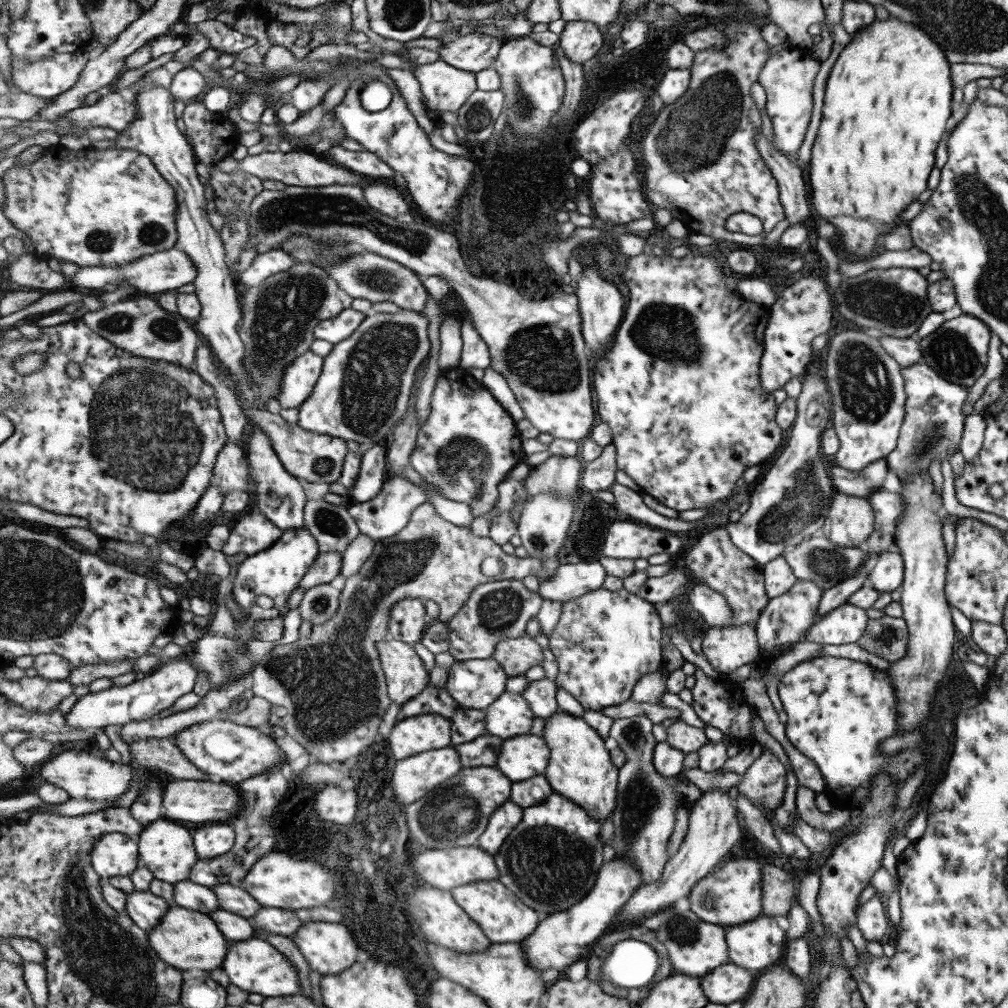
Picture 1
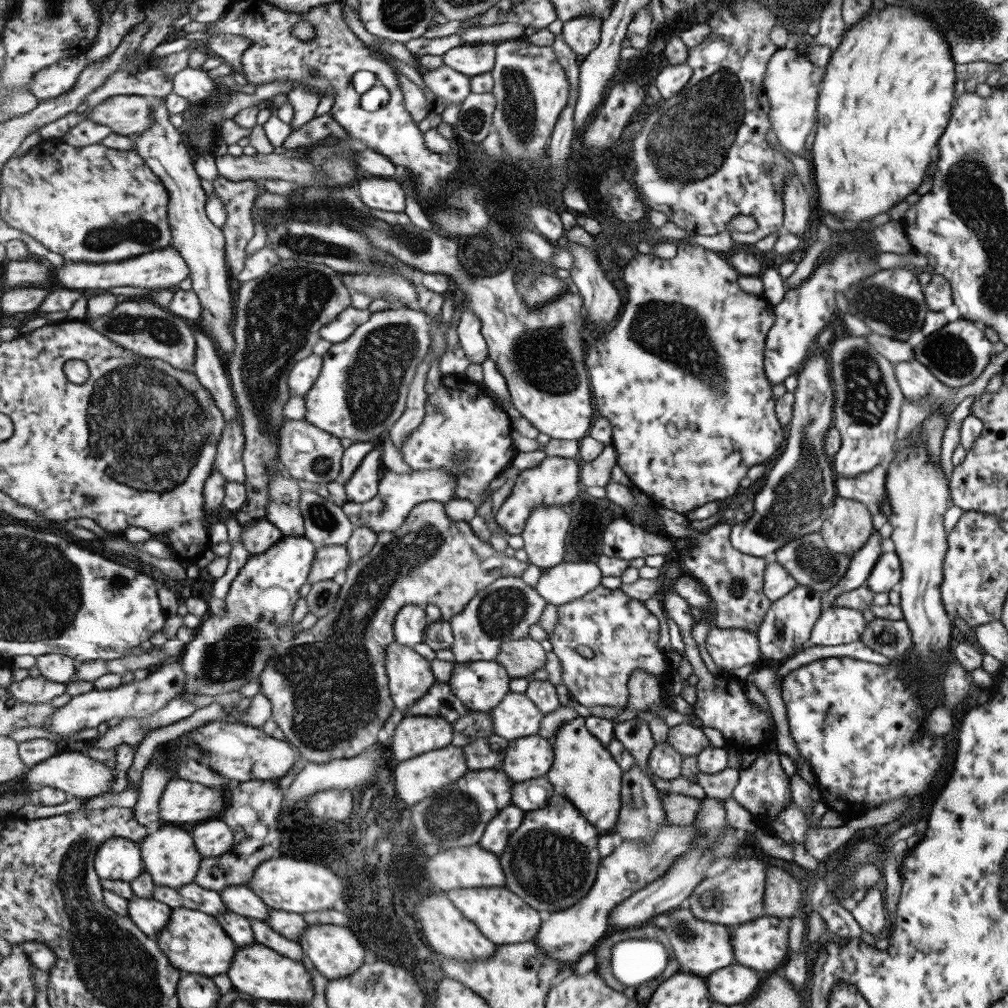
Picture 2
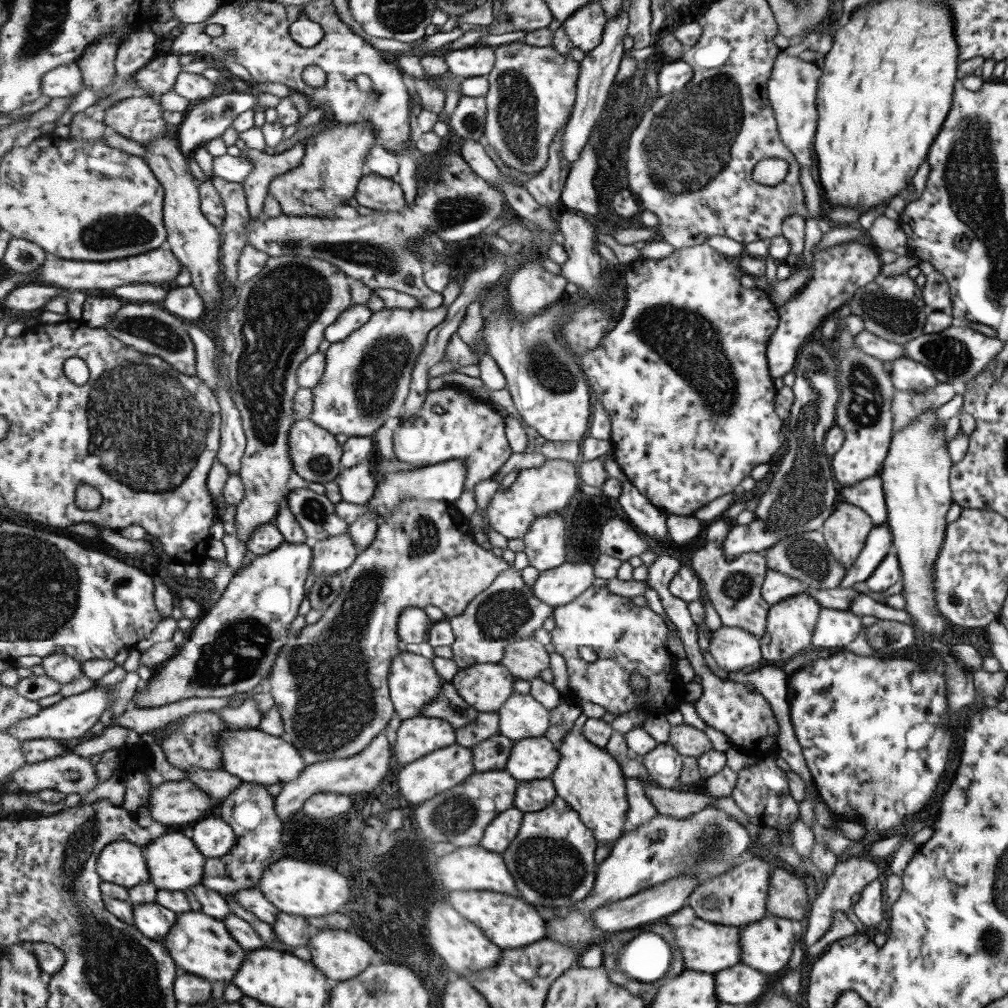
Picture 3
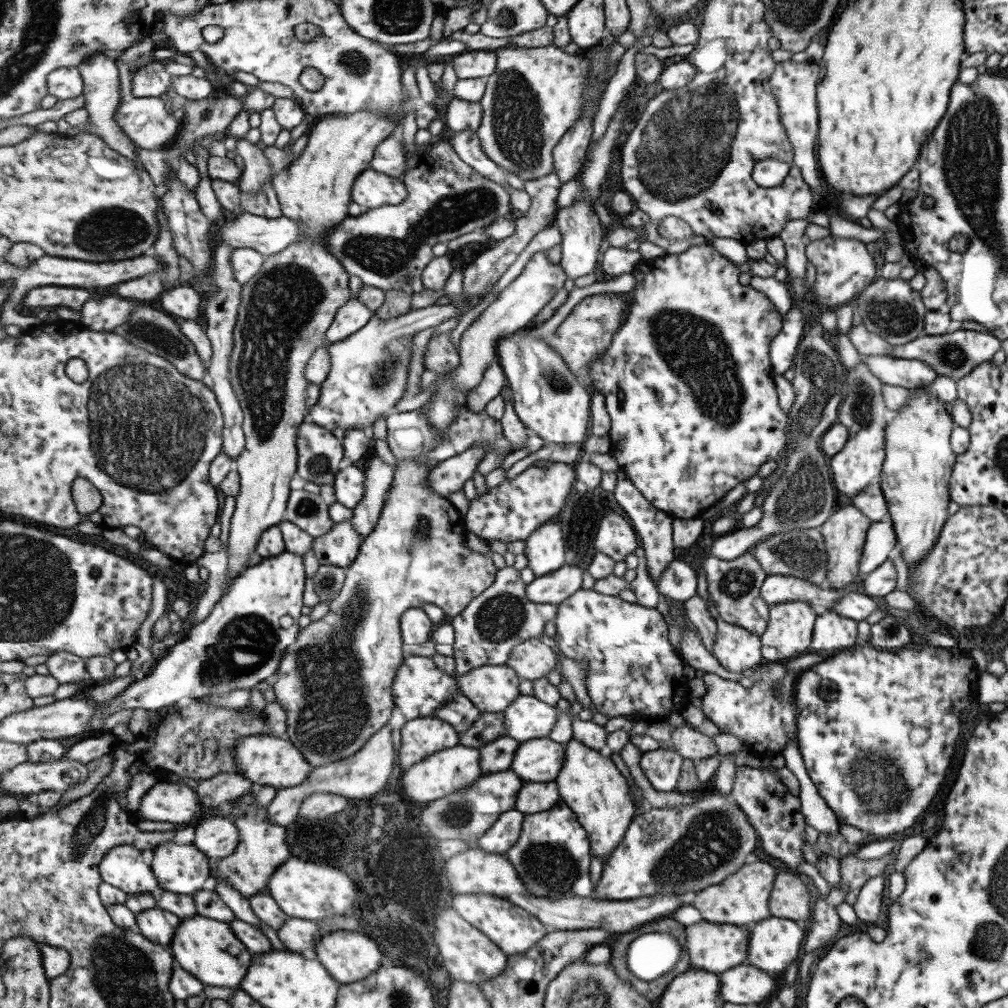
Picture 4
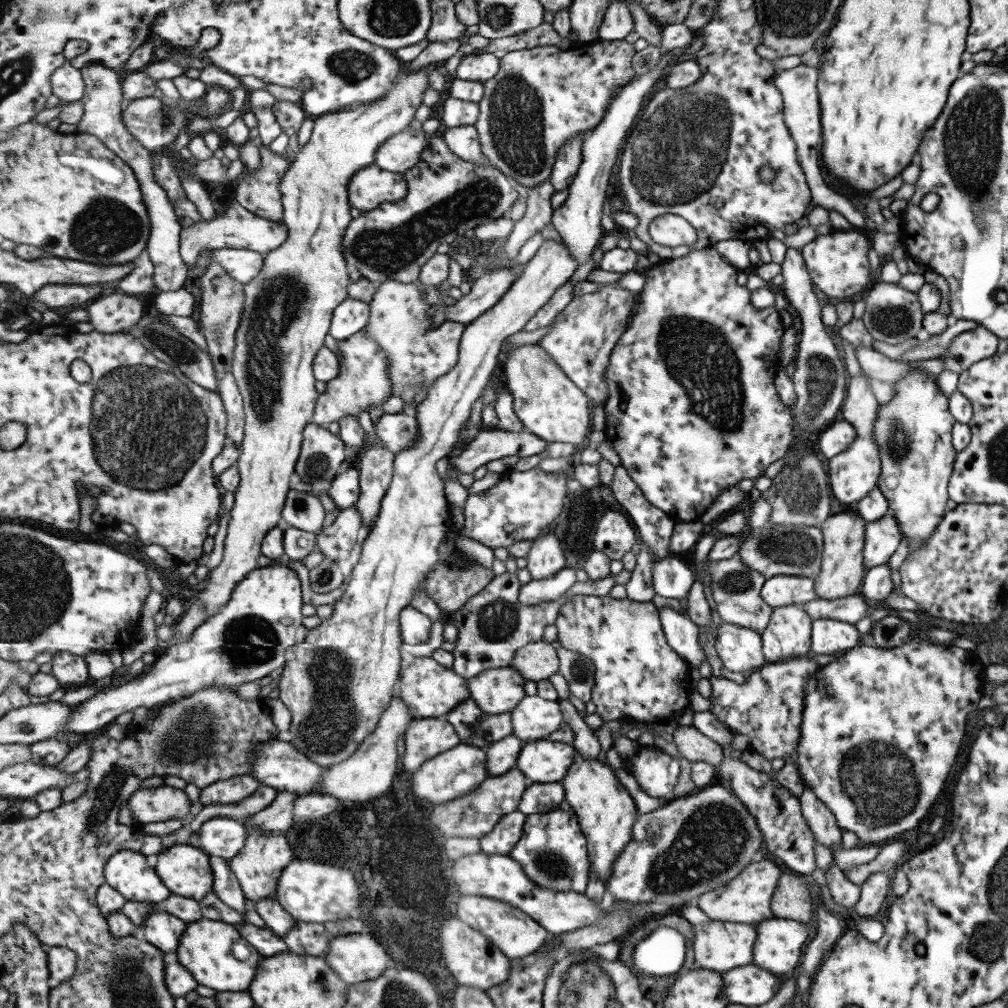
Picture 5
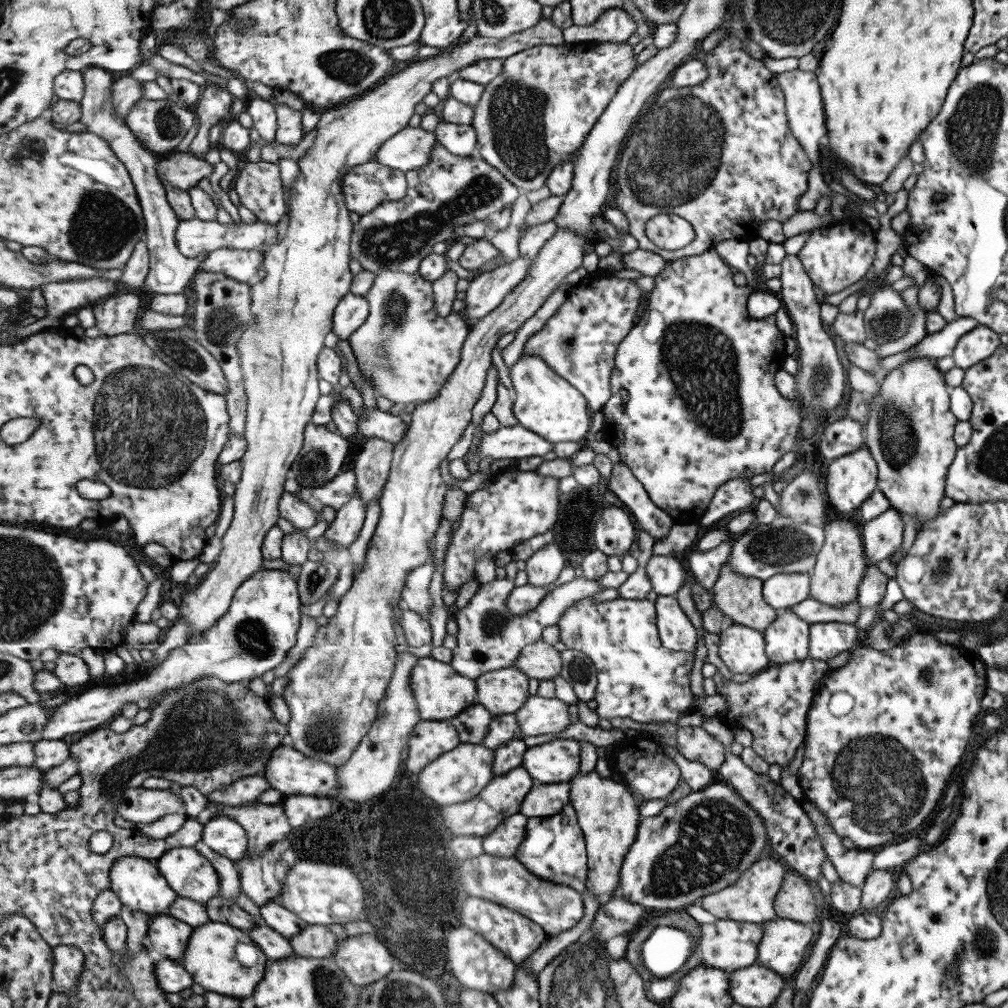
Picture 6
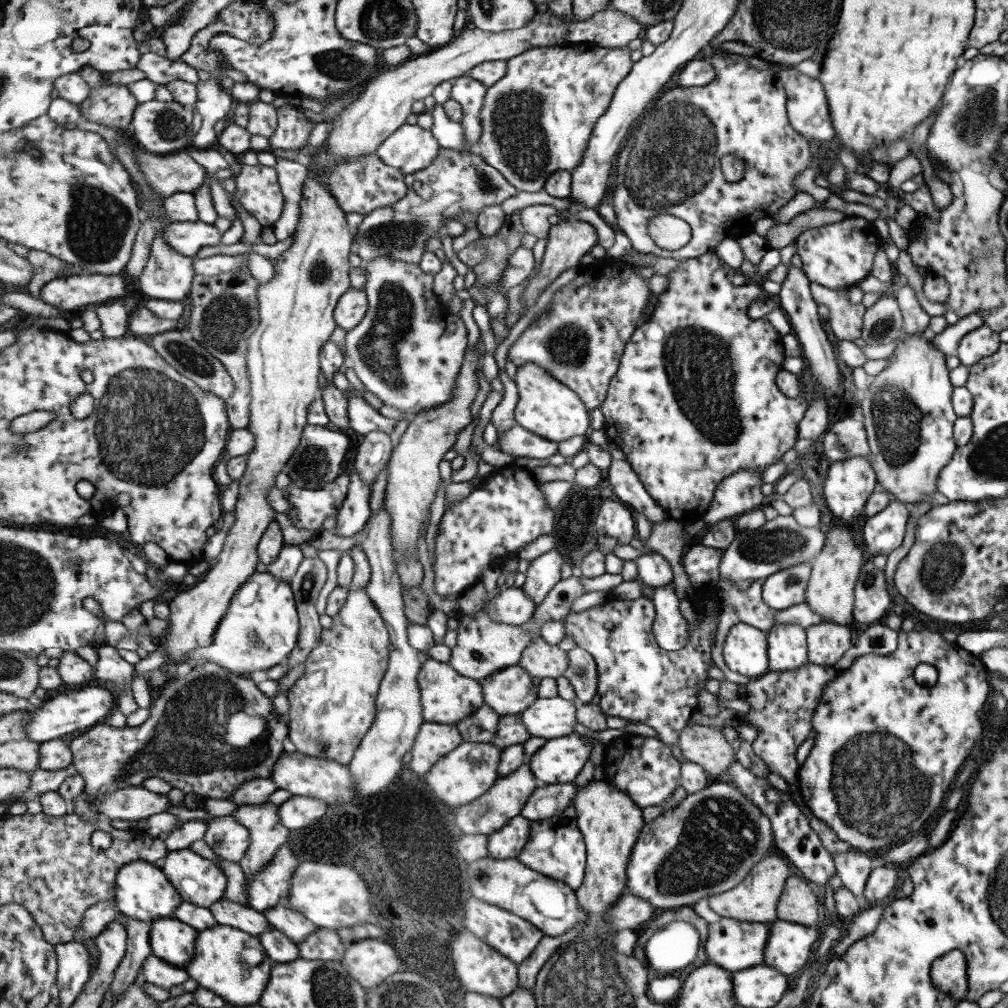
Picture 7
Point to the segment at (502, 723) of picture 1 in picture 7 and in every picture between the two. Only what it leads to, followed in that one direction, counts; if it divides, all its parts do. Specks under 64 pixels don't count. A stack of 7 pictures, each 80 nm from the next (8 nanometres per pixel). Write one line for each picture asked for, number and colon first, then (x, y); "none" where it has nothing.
2: (517, 716)
3: (522, 716)
4: (528, 717)
5: (535, 717)
6: (539, 715)
7: (549, 718)

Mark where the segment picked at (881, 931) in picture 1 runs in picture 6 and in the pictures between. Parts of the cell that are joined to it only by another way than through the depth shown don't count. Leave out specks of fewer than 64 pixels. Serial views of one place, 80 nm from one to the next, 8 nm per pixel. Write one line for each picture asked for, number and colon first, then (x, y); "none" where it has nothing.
2: (868, 914)
3: (868, 909)
4: (868, 903)
5: (872, 893)
6: (876, 887)

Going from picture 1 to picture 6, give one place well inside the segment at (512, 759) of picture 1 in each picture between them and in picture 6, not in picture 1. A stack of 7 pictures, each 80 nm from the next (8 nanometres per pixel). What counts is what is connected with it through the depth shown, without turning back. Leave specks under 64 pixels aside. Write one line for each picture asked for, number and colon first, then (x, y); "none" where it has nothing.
2: (530, 757)
3: (537, 757)
4: (540, 760)
5: (543, 761)
6: (557, 761)

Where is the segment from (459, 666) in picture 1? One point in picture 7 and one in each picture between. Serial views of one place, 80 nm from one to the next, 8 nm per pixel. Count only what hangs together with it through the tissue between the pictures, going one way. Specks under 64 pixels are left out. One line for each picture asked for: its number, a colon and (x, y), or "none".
2: (481, 685)
3: (487, 686)
4: (492, 688)
5: (498, 690)
6: (504, 691)
7: (510, 691)

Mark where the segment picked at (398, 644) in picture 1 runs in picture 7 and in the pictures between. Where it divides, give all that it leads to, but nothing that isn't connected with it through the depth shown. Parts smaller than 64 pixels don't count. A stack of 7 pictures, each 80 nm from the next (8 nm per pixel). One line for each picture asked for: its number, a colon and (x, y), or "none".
2: (411, 676)
3: (414, 681)
4: (421, 687)
5: (431, 690)
6: (441, 693)
7: (448, 697)

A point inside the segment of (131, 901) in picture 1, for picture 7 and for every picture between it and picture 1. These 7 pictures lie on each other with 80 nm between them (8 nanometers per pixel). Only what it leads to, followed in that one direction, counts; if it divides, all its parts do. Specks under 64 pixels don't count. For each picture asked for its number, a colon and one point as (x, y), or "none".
2: (152, 916)
3: (153, 920)
4: (158, 925)
5: (165, 931)
6: (169, 936)
7: (172, 940)

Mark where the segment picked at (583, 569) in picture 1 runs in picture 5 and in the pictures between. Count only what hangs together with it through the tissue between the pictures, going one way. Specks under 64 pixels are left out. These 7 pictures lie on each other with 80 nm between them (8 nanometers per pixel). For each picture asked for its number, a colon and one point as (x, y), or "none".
2: (567, 581)
3: (558, 586)
4: (555, 587)
5: (537, 591)

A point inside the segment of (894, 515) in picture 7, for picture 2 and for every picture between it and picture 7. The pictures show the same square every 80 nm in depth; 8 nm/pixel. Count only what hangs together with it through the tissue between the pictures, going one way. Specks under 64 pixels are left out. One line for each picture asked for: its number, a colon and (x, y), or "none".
2: (861, 561)
3: (877, 543)
4: (880, 539)
5: (881, 537)
6: (881, 536)

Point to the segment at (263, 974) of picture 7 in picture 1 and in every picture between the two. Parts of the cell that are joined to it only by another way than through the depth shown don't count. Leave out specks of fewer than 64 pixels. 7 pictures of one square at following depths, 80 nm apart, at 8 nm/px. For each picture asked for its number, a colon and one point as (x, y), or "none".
1: (186, 939)
2: (194, 941)
3: (203, 946)
4: (209, 949)
5: (216, 953)
6: (221, 958)

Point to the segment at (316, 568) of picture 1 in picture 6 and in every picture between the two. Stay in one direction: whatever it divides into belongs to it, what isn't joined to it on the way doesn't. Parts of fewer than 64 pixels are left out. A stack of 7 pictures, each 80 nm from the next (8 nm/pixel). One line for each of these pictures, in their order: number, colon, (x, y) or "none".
2: (330, 560)
3: (337, 553)
4: (339, 547)
5: (336, 542)
6: (345, 530)

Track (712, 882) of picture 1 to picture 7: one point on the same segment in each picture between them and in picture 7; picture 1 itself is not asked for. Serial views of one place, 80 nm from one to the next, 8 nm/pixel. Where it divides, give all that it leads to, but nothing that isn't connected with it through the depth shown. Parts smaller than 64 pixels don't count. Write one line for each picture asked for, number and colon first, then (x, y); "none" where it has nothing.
2: (736, 896)
3: (737, 898)
4: (742, 899)
5: (746, 899)
6: (752, 900)
7: (754, 901)

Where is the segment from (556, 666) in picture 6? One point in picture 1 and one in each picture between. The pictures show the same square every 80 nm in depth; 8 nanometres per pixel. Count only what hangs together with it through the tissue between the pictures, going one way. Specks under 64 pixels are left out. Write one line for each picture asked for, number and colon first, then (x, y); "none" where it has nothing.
1: (517, 655)
2: (521, 658)
3: (526, 660)
4: (532, 660)
5: (539, 660)

